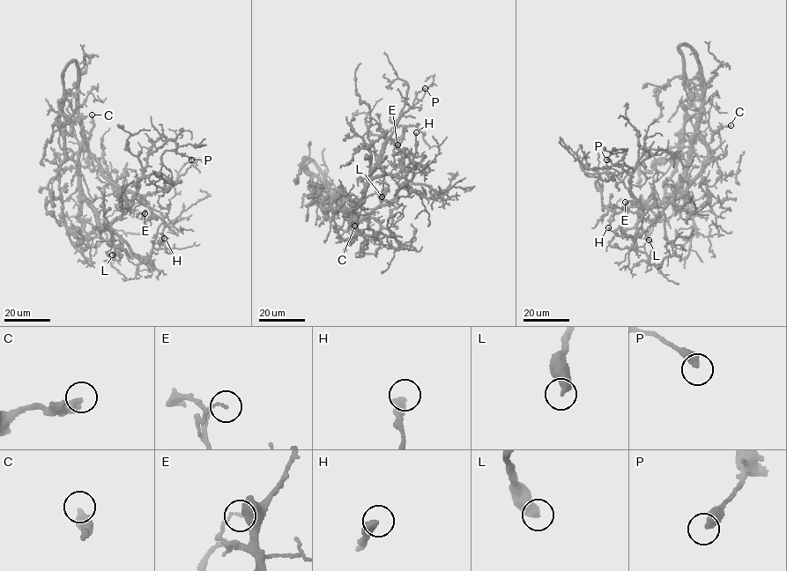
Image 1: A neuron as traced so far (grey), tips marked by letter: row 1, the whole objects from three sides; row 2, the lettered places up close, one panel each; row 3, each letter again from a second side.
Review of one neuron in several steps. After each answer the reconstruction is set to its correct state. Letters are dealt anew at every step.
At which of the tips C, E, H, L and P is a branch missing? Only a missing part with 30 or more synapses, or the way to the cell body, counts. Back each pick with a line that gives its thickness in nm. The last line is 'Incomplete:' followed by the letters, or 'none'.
Incomplete: none

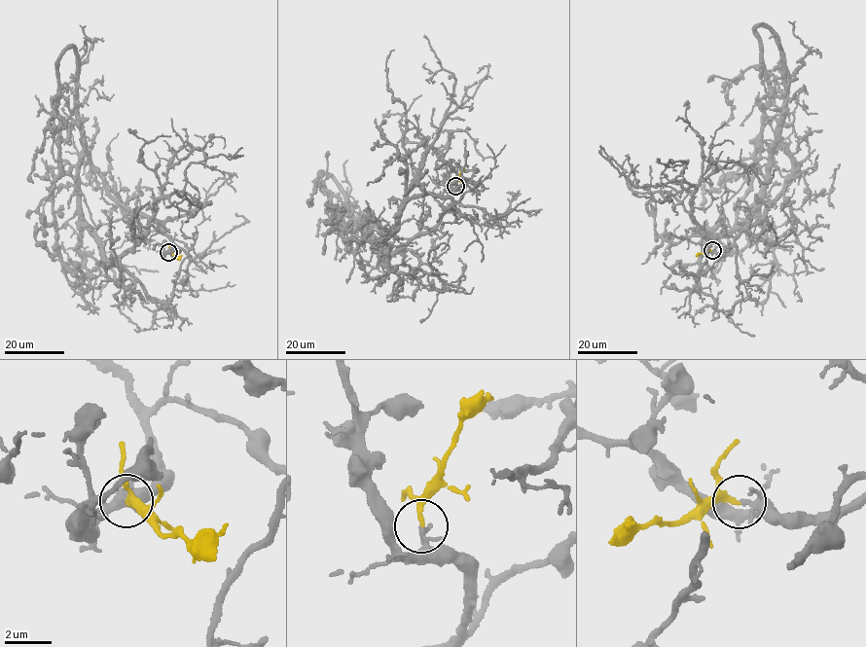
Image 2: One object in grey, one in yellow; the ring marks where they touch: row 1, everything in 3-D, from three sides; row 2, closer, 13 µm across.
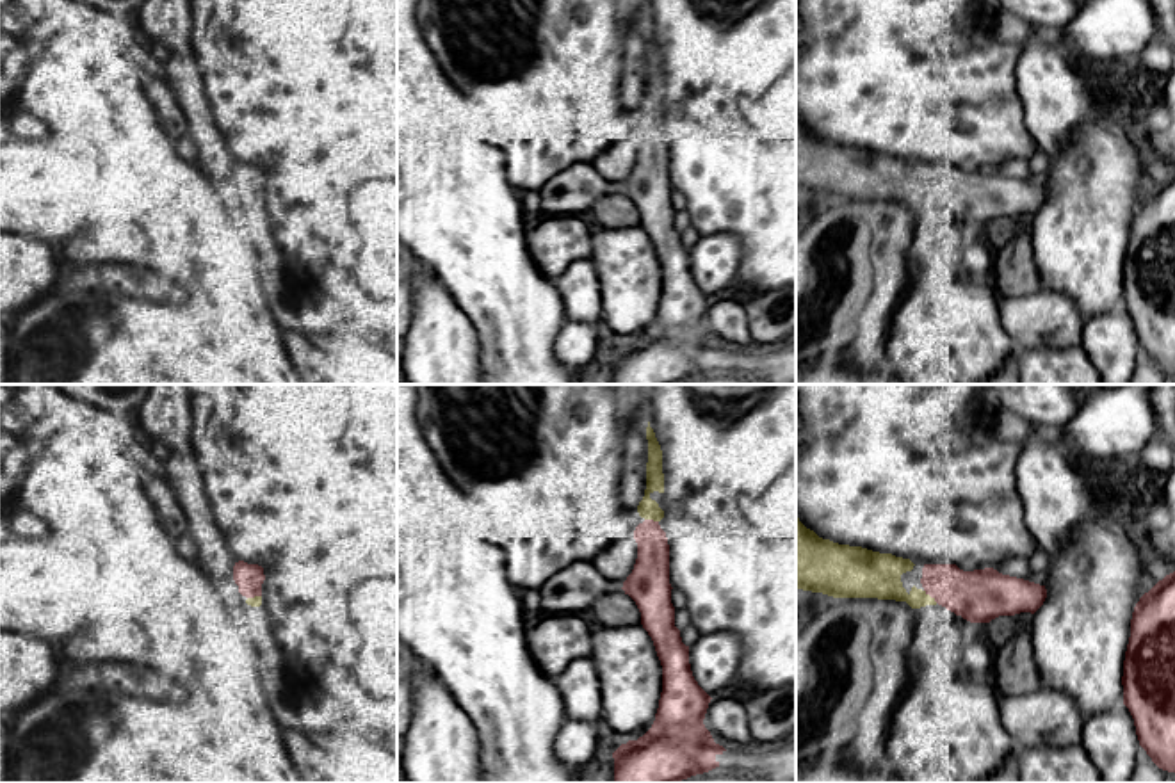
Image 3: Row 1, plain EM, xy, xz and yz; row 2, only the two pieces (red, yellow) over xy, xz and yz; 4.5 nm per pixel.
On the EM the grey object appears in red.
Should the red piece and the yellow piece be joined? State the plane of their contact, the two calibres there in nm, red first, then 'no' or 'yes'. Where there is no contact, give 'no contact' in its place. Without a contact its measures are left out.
yz | 240/190 nm | yes

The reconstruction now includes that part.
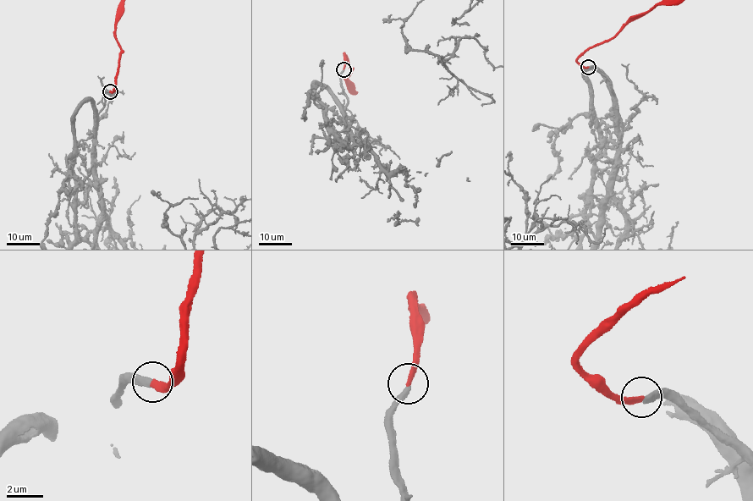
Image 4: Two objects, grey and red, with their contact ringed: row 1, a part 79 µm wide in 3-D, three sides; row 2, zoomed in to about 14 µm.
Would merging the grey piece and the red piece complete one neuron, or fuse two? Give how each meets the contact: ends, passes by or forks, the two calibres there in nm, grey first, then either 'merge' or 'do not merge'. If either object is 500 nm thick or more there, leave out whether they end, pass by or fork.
grey ends | red ends | 380/320 nm | merge

